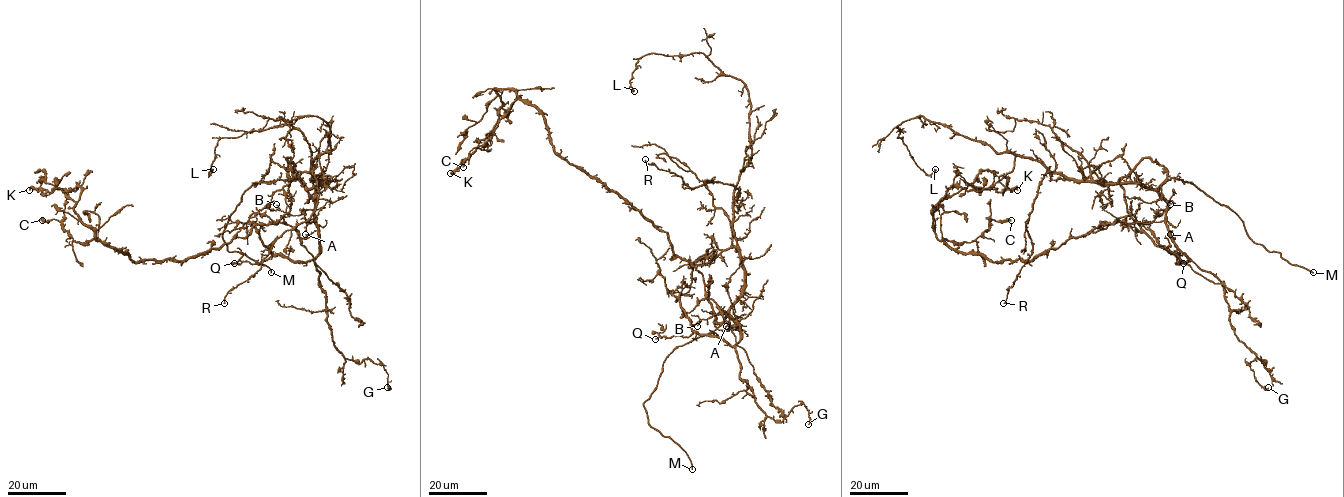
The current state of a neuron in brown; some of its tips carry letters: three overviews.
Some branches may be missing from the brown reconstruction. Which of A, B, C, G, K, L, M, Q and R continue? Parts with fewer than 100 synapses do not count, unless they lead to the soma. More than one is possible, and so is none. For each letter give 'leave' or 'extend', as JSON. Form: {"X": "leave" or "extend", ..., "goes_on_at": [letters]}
{"A": "leave", "B": "leave", "C": "leave", "G": "leave", "K": "leave", "L": "leave", "M": "extend", "Q": "leave", "R": "leave", "goes_on_at": ["M"]}

